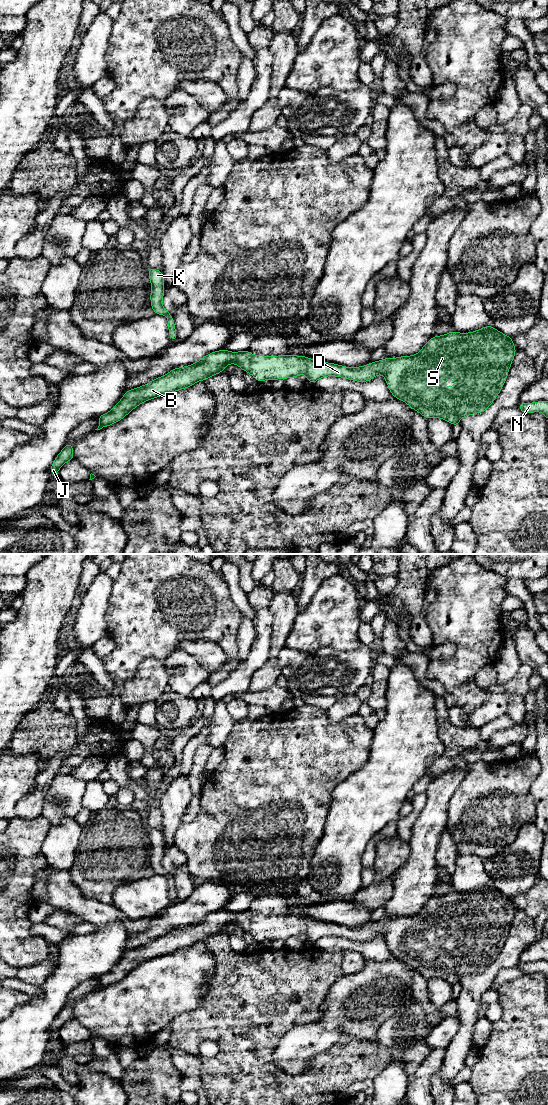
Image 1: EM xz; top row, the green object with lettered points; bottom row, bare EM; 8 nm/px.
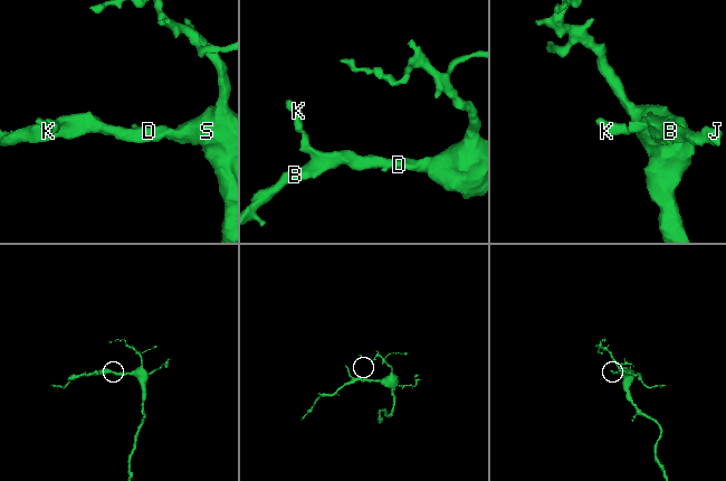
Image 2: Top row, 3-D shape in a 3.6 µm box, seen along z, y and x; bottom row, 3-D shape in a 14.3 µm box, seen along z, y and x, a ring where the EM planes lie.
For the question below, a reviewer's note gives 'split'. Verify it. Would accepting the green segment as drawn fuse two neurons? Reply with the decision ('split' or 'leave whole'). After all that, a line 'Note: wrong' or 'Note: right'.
leave whole
Note: wrong

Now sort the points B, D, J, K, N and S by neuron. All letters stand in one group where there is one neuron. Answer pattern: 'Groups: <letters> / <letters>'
Groups: B D J K N S

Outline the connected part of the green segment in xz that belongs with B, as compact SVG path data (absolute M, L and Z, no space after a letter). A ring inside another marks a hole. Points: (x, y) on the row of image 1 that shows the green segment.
M491 325L474 332L459 333L452 330L445 335L434 335L415 355L393 359L386 357L360 367L346 367L316 361L307 356L291 354L264 356L253 355L248 350L231 352L222 349L205 355L190 366L174 368L145 385L126 391L109 412L98 416L99 426L95 430L119 422L143 402L186 389L198 381L204 381L216 374L219 375L231 363L250 373L258 382L296 378L301 374L305 374L307 381L311 384L315 384L318 379L327 376L368 382L378 374L382 374L395 398L405 402L427 419L441 418L458 426L461 418L482 413L494 402L507 379L516 351L512 337L504 335ZM446 379L454 379L455 386L446 387L444 385Z

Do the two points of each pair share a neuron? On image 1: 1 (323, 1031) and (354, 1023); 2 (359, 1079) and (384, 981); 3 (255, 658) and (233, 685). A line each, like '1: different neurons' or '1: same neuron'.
1: same neuron
2: different neurons
3: same neuron

